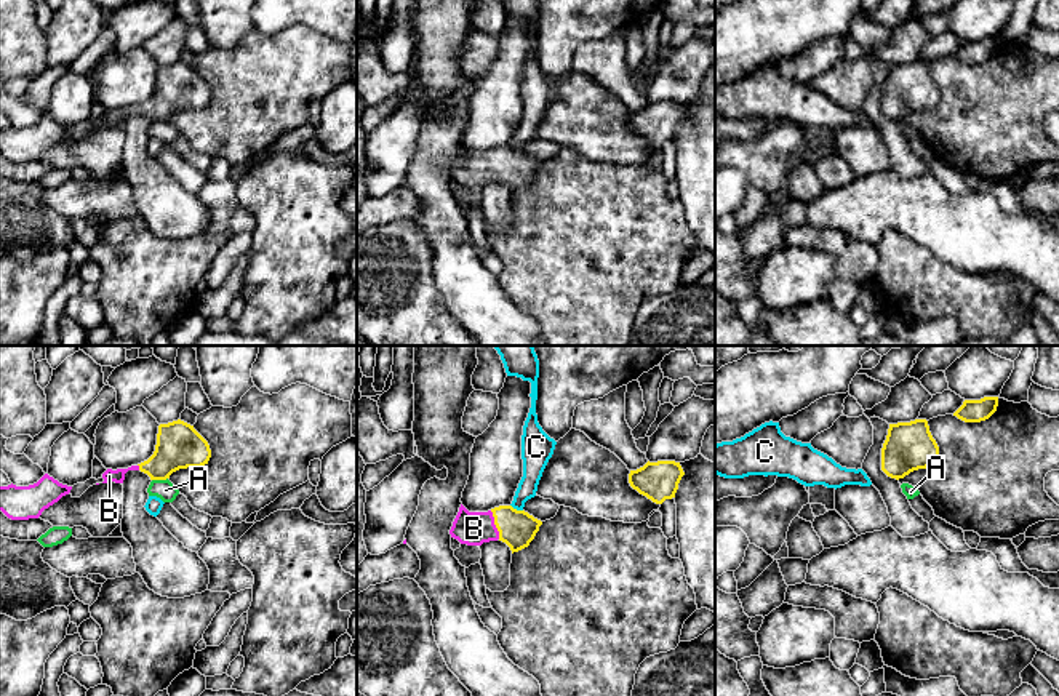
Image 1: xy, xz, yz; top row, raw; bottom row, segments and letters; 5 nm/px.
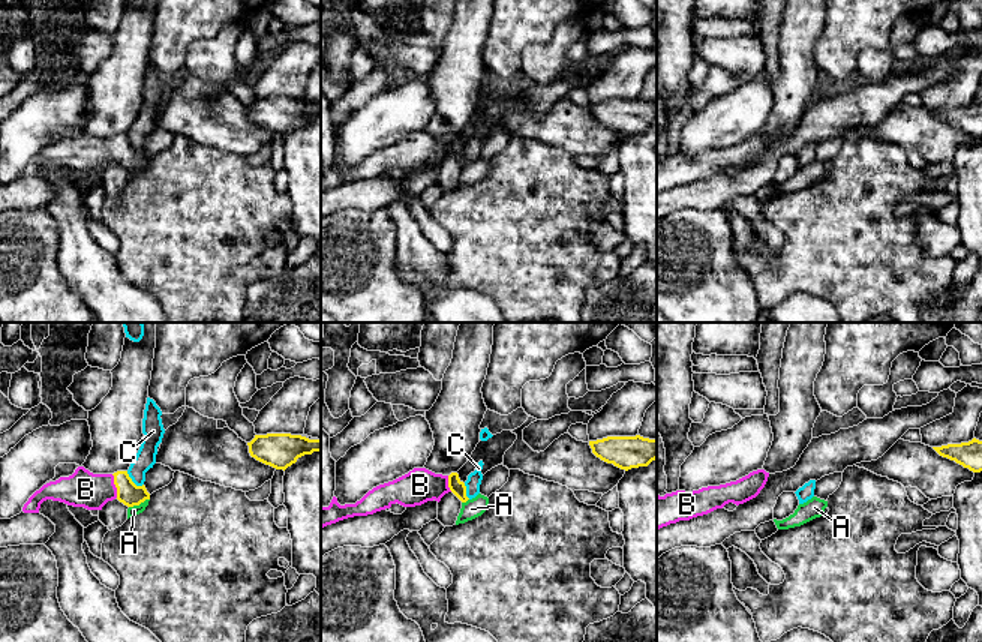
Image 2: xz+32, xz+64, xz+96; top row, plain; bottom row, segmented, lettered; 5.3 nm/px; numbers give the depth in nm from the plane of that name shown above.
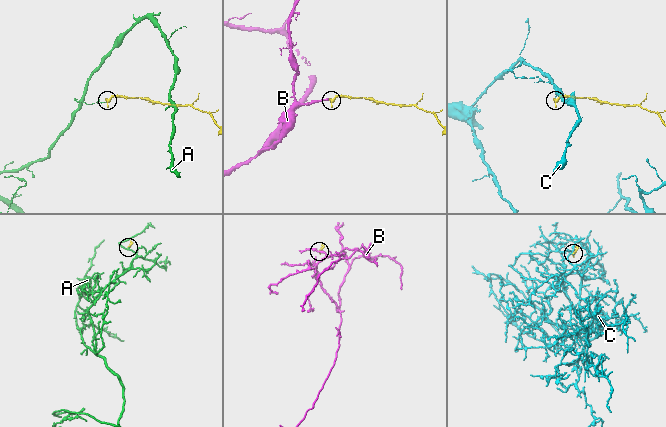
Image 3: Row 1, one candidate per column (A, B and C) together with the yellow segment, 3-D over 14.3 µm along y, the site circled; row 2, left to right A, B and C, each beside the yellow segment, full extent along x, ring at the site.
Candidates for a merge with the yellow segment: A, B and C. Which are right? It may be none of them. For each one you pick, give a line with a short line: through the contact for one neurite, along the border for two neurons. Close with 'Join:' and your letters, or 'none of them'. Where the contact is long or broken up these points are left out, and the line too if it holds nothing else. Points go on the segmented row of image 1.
B: line xz (517, 528), (495, 524), (474, 528)
Join: B

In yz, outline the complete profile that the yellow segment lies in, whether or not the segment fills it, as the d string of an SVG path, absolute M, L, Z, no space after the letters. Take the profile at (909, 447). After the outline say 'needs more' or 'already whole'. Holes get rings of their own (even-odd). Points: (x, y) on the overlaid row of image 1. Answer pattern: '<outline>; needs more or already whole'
M926 419L889 424L881 448L881 470L891 478L904 478L913 470L933 467L939 446Z; already whole

